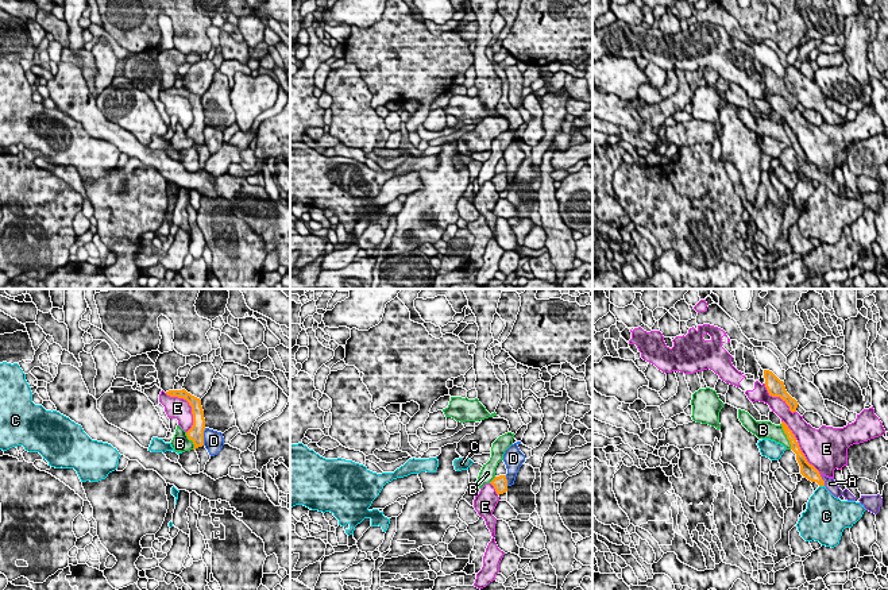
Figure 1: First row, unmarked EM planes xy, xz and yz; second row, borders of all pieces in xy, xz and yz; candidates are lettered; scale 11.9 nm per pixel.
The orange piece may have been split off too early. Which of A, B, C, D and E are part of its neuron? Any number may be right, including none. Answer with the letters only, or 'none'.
A

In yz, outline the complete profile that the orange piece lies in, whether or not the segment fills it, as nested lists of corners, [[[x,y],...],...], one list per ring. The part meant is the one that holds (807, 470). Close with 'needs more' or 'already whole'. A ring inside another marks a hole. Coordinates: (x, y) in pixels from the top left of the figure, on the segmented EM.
[[[781,421],[781,427],[784,433],[787,435],[787,439],[789,440],[791,450],[796,454],[796,460],[800,466],[800,474],[808,481],[816,482],[819,486],[825,486],[837,498],[843,495],[848,501],[856,501],[856,497],[848,489],[845,489],[843,491],[839,489],[834,478],[821,475],[819,471],[807,462],[804,454],[799,447],[799,443],[796,441],[795,435],[788,428],[788,425],[784,421]]]; needs more

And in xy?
[[[185,389],[169,390],[169,392],[166,392],[166,394],[170,397],[184,398],[189,402],[189,405],[192,406],[193,425],[186,432],[186,436],[189,440],[193,441],[193,444],[194,444],[193,450],[202,447],[204,446],[205,419],[204,419],[204,410],[201,406],[201,400],[192,396]]]; already whole

